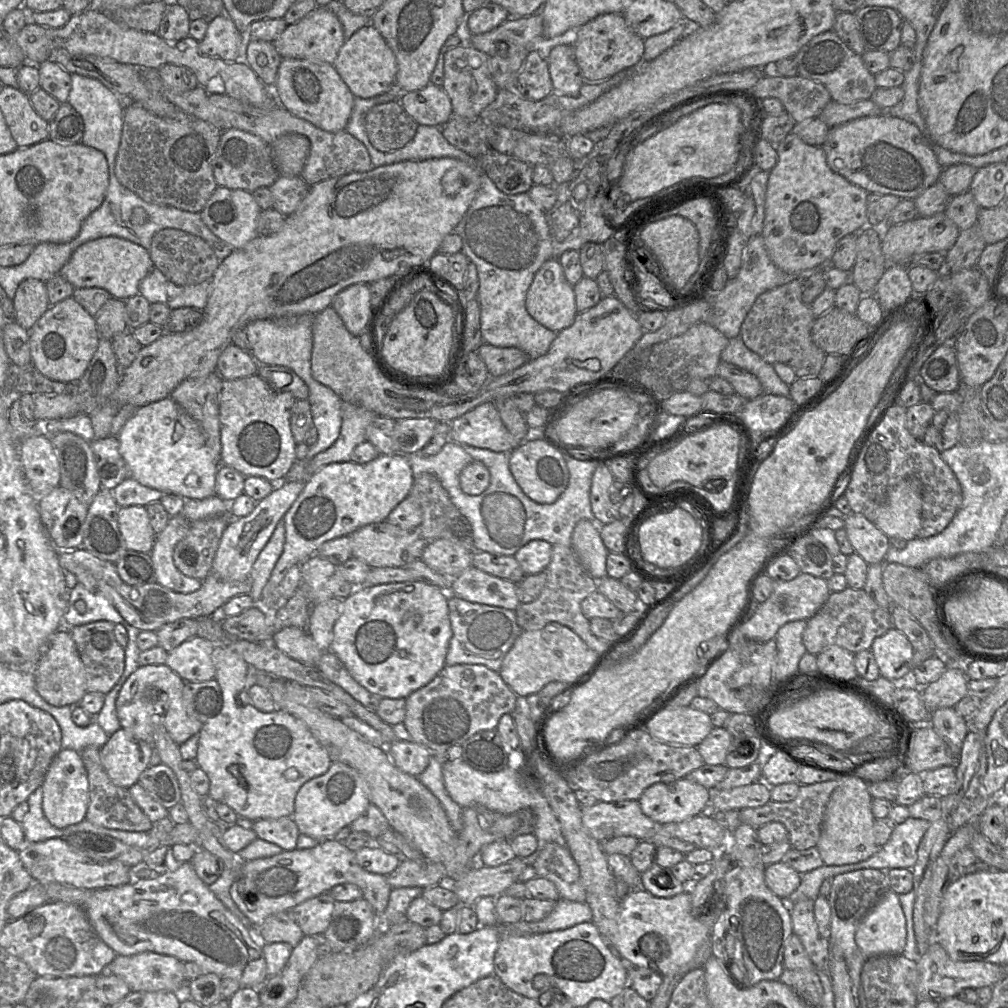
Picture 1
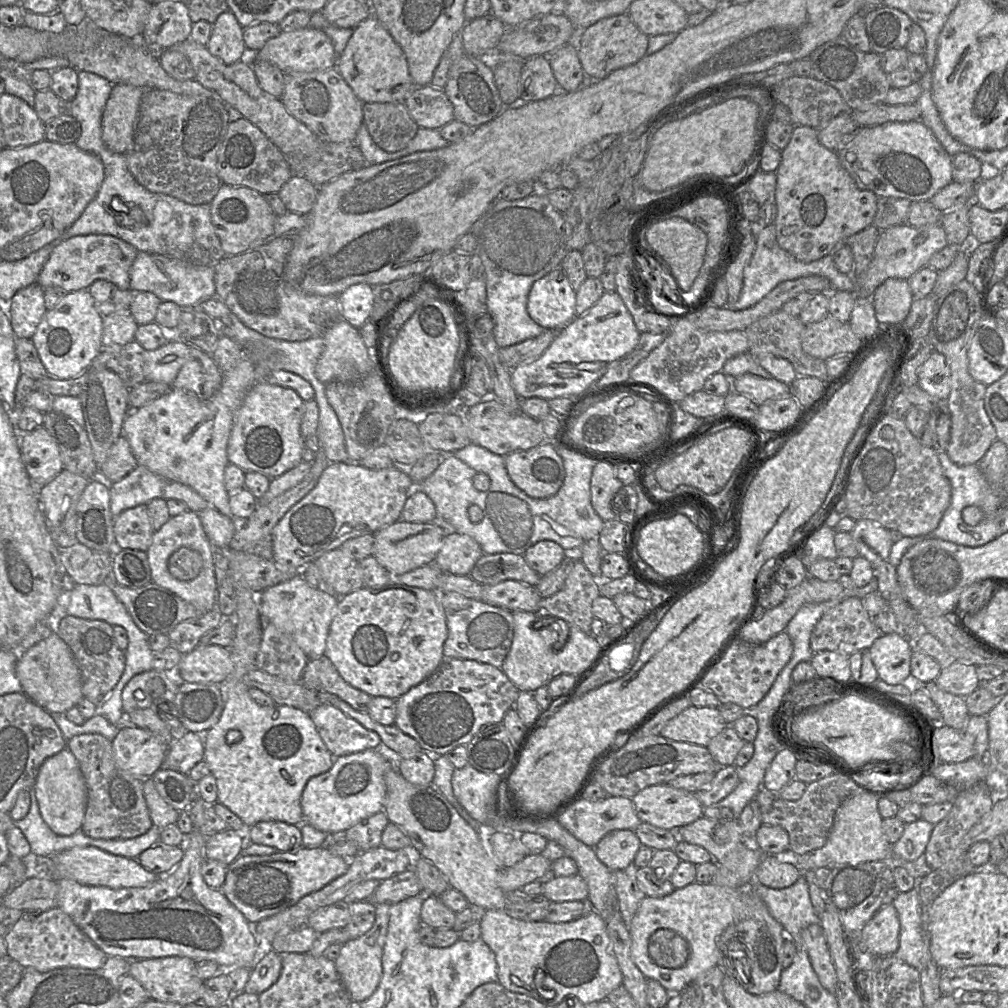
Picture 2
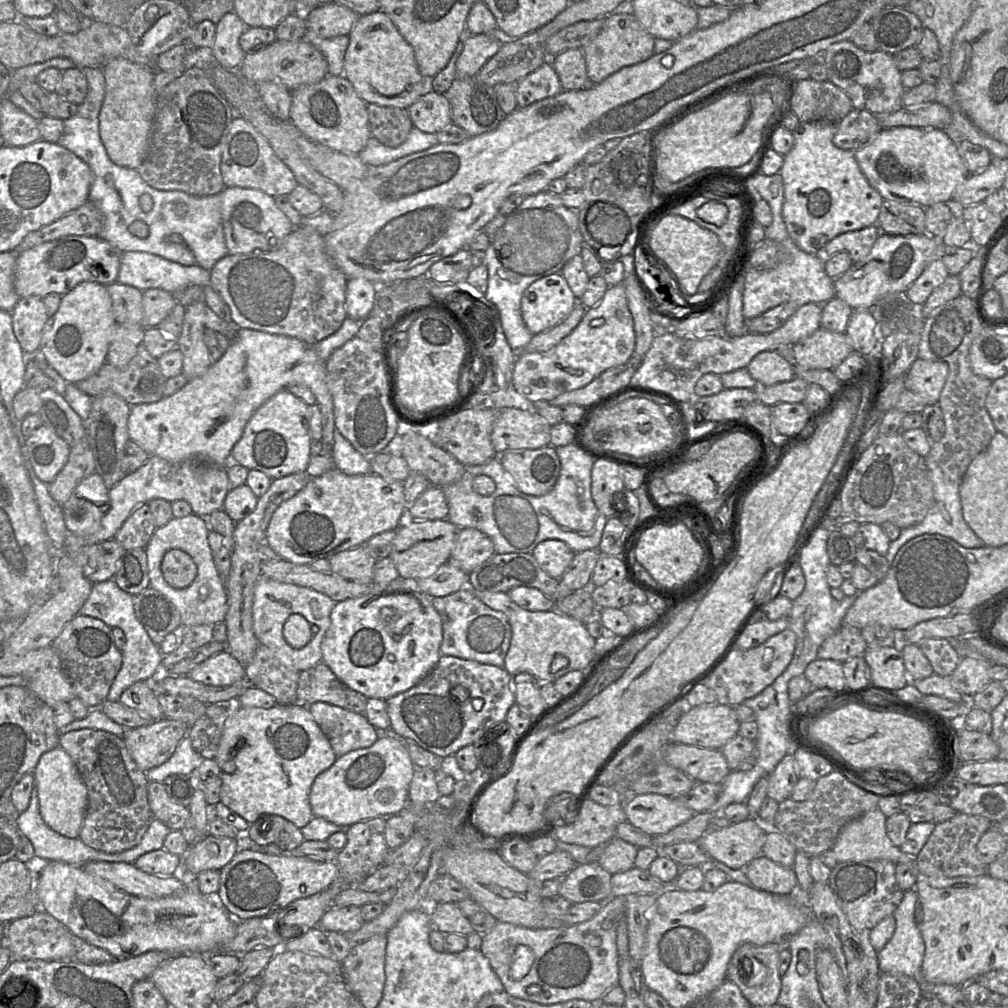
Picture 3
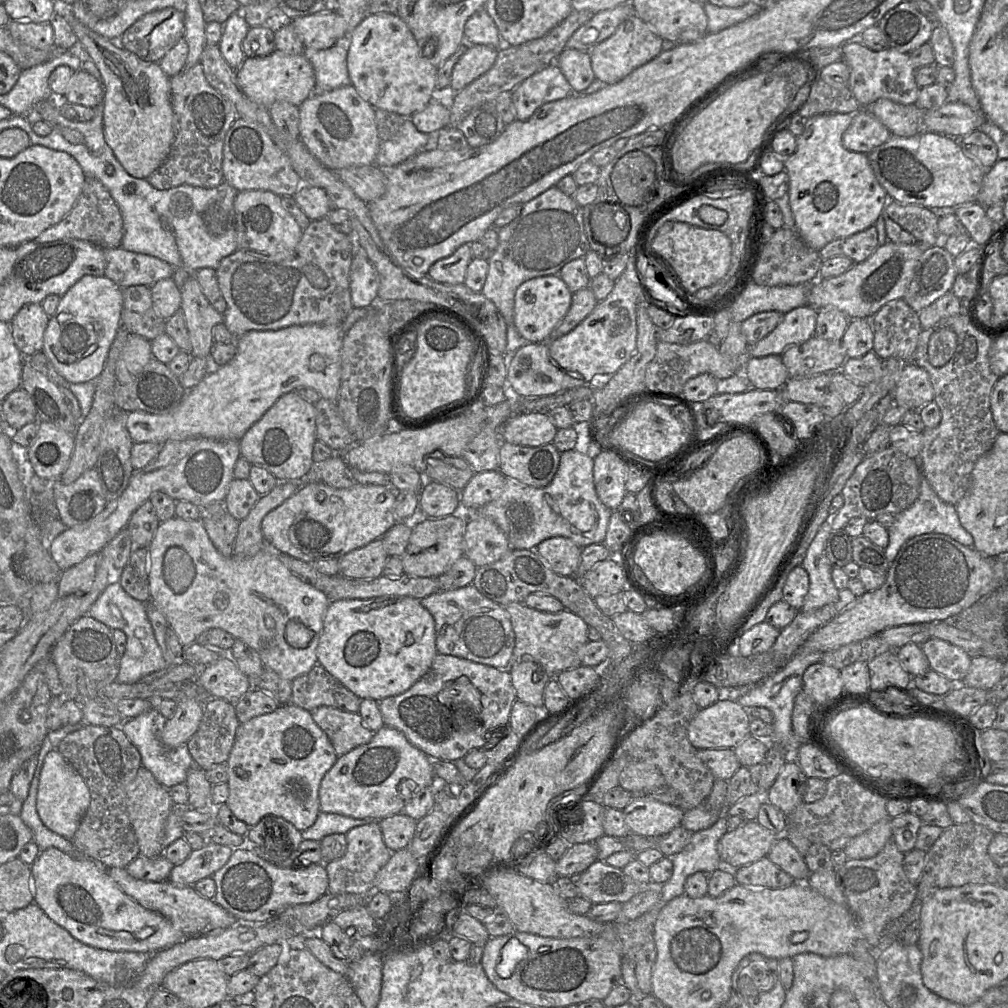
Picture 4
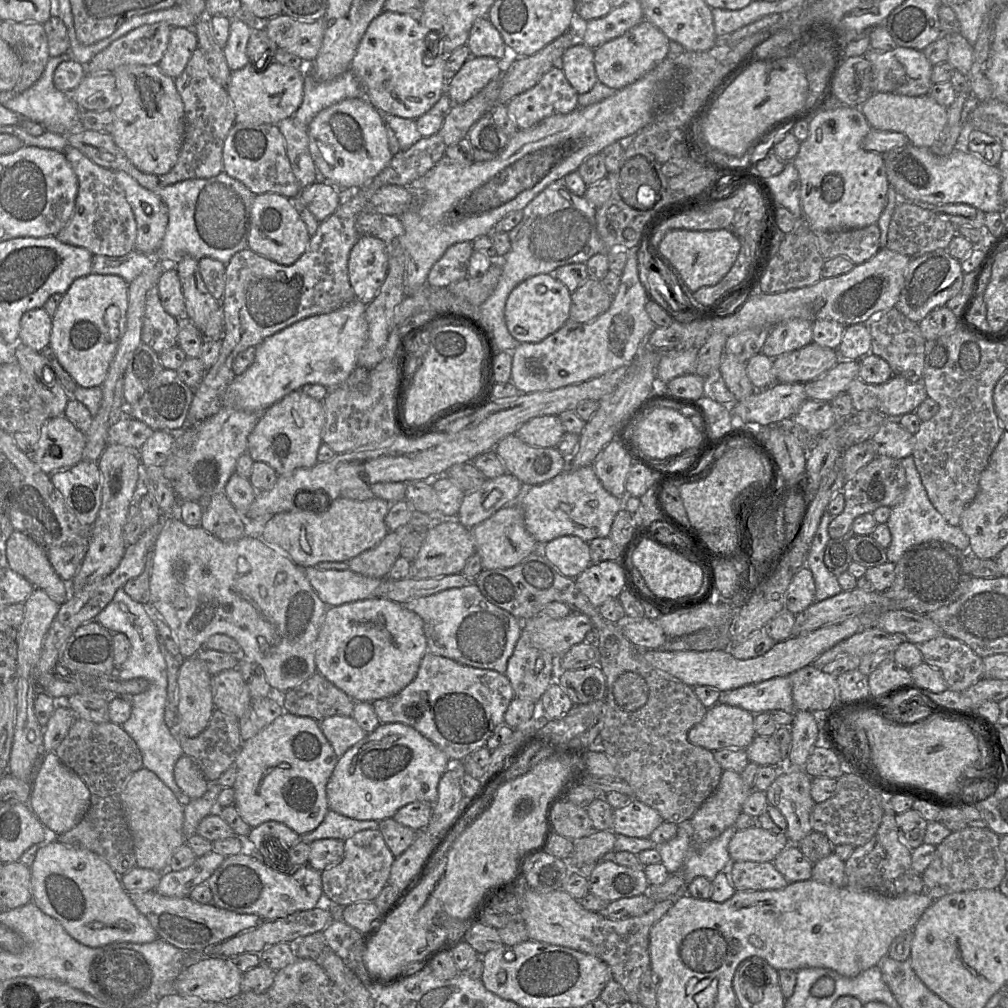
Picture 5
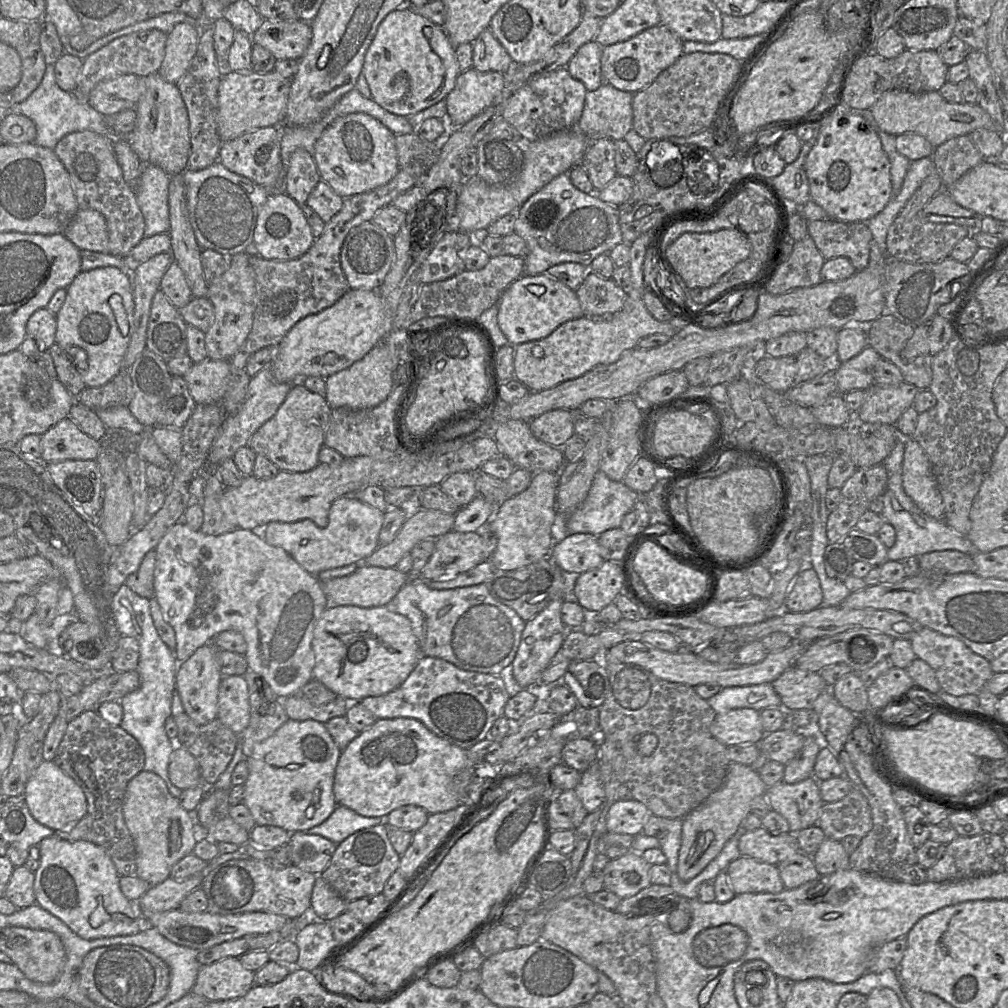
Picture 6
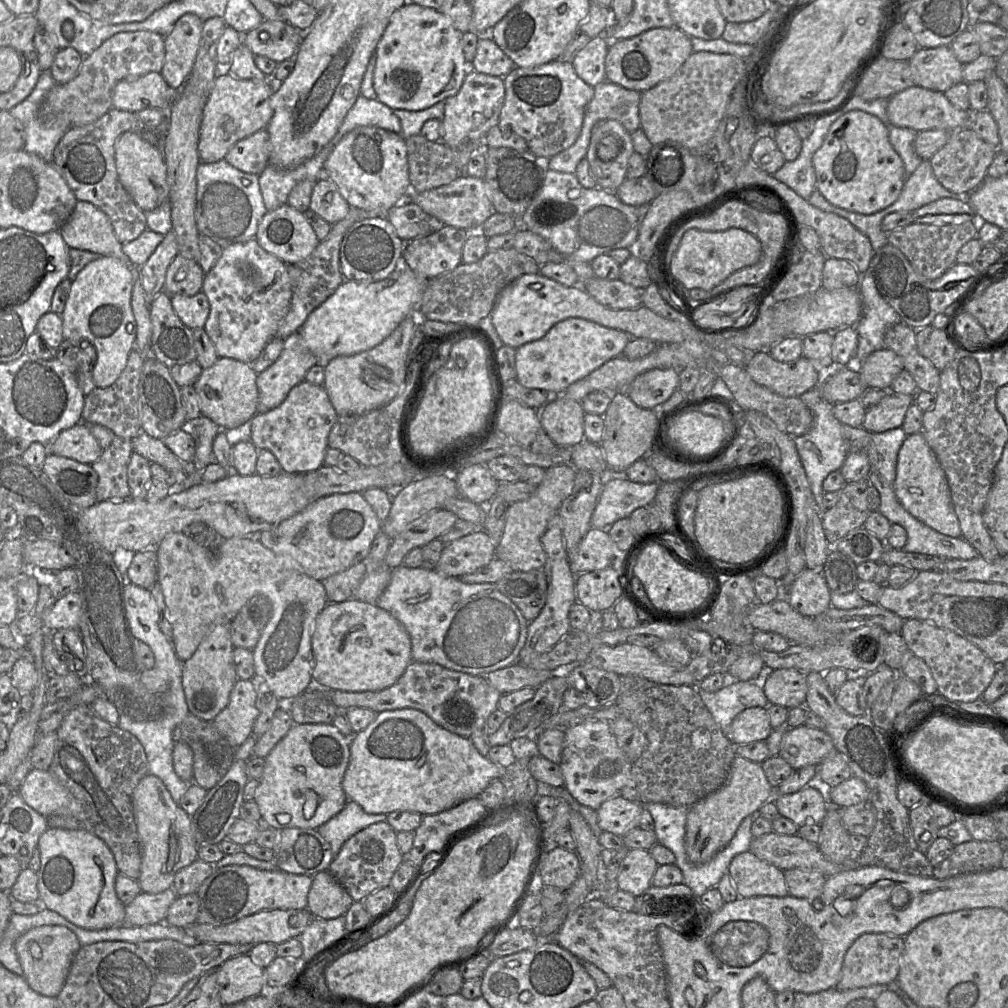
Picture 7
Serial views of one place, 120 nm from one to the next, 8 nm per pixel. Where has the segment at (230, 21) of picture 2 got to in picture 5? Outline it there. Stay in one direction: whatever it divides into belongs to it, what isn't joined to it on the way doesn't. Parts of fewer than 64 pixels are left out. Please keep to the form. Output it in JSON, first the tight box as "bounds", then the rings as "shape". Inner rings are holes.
{"bounds":[223,18,251,70],"shape":[[[232,18],[228,42],[223,51],[230,70],[242,69],[250,63],[247,45],[251,35],[250,27],[239,18]]]}

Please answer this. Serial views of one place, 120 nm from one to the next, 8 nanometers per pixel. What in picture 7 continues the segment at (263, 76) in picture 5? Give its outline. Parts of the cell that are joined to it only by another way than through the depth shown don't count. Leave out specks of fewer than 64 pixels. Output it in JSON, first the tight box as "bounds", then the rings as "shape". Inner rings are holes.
{"bounds":[198,75,275,163],"shape":[[[232,75],[216,78],[202,114],[198,144],[201,162],[215,163],[223,160],[237,142],[267,128],[273,116],[271,99],[275,86],[272,79],[246,80]]]}

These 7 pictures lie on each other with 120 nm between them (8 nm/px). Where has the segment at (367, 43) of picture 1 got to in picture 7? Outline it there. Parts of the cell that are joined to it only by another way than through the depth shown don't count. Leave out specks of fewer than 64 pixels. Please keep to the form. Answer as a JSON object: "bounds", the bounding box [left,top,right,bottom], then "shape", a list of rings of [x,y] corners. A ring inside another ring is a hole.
{"bounds":[373,1,469,111],"shape":[[[411,1],[391,15],[389,24],[376,46],[375,56],[373,87],[377,100],[392,110],[421,111],[445,101],[459,92],[469,69],[462,48],[462,33],[454,27],[452,20],[436,9]]]}

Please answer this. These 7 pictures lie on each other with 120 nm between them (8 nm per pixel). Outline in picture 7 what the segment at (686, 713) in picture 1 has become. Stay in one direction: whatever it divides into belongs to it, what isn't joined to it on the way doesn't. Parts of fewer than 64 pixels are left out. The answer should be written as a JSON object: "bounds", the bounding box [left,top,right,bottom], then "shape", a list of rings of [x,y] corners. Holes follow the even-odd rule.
{"bounds":[729,707,772,745],"shape":[[[751,707],[739,713],[729,728],[729,740],[735,745],[765,741],[772,732],[767,708]]]}

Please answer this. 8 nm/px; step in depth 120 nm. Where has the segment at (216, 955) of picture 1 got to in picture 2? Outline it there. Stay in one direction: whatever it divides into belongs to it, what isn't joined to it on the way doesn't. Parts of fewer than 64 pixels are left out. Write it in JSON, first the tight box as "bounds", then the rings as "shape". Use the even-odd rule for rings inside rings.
{"bounds":[55,829,260,970],"shape":[[[193,829],[186,835],[184,855],[172,872],[159,877],[147,887],[111,889],[82,885],[71,879],[55,879],[58,884],[58,908],[68,914],[74,923],[108,957],[127,960],[187,957],[193,961],[211,960],[223,970],[236,967],[253,968],[260,955],[251,924],[219,889],[209,887],[202,875],[206,838]]]}

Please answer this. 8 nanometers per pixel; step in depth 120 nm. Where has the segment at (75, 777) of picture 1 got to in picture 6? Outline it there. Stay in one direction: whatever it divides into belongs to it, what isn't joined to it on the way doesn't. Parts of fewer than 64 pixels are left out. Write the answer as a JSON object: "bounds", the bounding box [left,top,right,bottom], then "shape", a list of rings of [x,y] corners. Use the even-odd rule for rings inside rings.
{"bounds":[22,760,87,831],"shape":[[[53,760],[41,762],[26,782],[22,799],[34,819],[54,831],[73,828],[87,810],[87,801],[83,790]]]}

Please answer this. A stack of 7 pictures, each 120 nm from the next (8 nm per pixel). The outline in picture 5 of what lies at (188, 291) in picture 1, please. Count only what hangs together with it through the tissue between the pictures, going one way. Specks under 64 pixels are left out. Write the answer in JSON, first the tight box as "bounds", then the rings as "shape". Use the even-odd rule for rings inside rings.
{"bounds":[92,250,158,284],"shape":[[[136,250],[121,257],[93,255],[92,274],[117,275],[129,284],[150,269],[155,261],[158,260]]]}

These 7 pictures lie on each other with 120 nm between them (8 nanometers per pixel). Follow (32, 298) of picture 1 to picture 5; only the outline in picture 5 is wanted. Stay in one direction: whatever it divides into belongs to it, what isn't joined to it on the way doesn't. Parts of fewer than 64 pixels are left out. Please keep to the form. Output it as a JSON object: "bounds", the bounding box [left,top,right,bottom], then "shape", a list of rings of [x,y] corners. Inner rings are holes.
{"bounds":[19,307,52,352],"shape":[[[42,307],[26,311],[20,320],[19,343],[40,352],[49,346],[52,317]]]}

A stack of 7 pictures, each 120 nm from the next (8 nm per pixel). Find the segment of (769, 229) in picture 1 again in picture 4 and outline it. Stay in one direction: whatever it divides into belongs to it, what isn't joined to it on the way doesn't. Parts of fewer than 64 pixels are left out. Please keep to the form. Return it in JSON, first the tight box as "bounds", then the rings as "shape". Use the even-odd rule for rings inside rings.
{"bounds":[784,113,889,251],"shape":[[[850,113],[820,114],[808,118],[803,133],[796,138],[795,152],[784,158],[796,232],[816,251],[833,240],[875,225],[889,201],[889,195],[877,180],[867,154],[843,146],[842,136],[852,118]]]}

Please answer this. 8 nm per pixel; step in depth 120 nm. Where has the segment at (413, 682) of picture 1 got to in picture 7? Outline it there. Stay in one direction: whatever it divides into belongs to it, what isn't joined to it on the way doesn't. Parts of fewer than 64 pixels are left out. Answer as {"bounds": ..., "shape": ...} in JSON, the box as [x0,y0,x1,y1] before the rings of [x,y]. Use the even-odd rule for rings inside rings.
{"bounds":[313,598,412,692],"shape":[[[355,598],[328,603],[313,625],[313,686],[347,692],[380,691],[394,685],[412,662],[411,639],[403,625],[376,604]]]}

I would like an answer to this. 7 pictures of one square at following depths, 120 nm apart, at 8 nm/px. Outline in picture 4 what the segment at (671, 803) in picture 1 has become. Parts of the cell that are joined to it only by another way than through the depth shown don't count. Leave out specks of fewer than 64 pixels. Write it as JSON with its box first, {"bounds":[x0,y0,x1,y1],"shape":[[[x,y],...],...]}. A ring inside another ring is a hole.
{"bounds":[622,797,684,837],"shape":[[[633,797],[622,812],[630,833],[652,837],[668,834],[684,816],[681,808],[648,797]]]}

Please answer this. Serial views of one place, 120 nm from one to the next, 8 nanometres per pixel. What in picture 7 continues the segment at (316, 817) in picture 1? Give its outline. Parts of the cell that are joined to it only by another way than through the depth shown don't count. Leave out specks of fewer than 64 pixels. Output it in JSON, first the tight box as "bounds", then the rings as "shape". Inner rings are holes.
{"bounds":[342,708,502,816],"shape":[[[403,708],[378,713],[372,723],[350,739],[350,759],[342,787],[348,801],[357,802],[369,814],[411,811],[425,816],[478,797],[492,780],[501,779],[502,768],[481,755],[468,738],[444,729],[420,710]]]}

